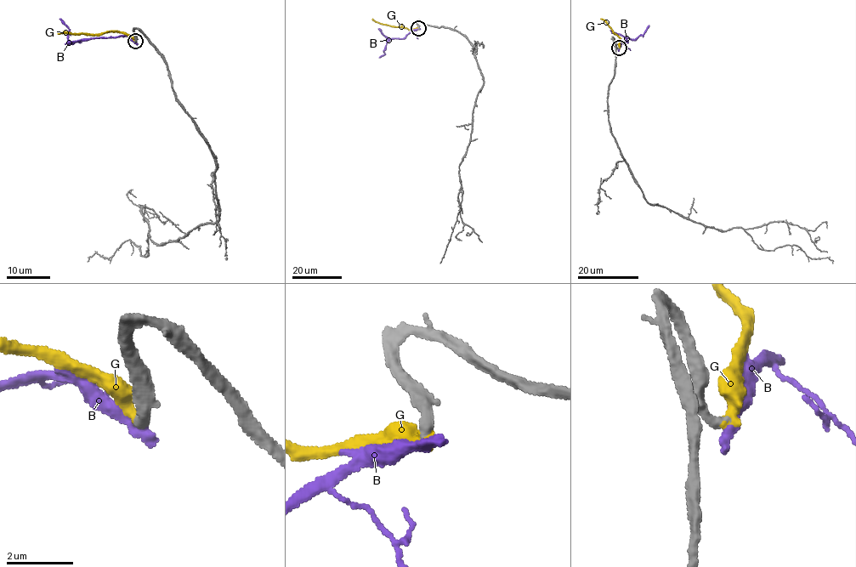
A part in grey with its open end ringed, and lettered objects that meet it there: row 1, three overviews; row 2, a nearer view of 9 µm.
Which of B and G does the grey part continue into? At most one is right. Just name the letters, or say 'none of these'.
G

